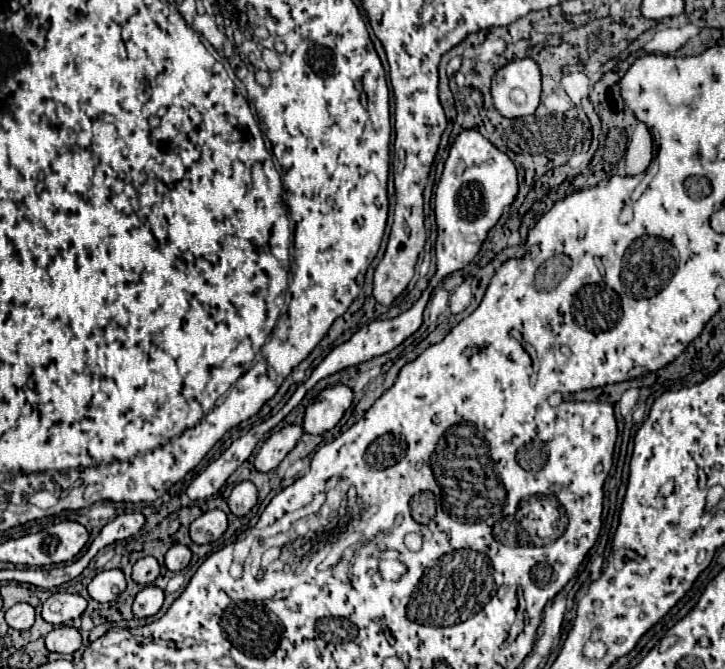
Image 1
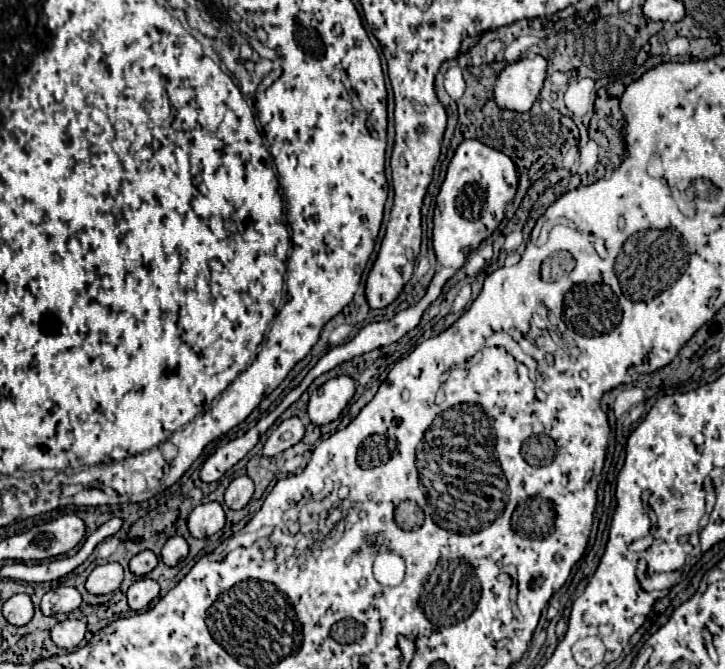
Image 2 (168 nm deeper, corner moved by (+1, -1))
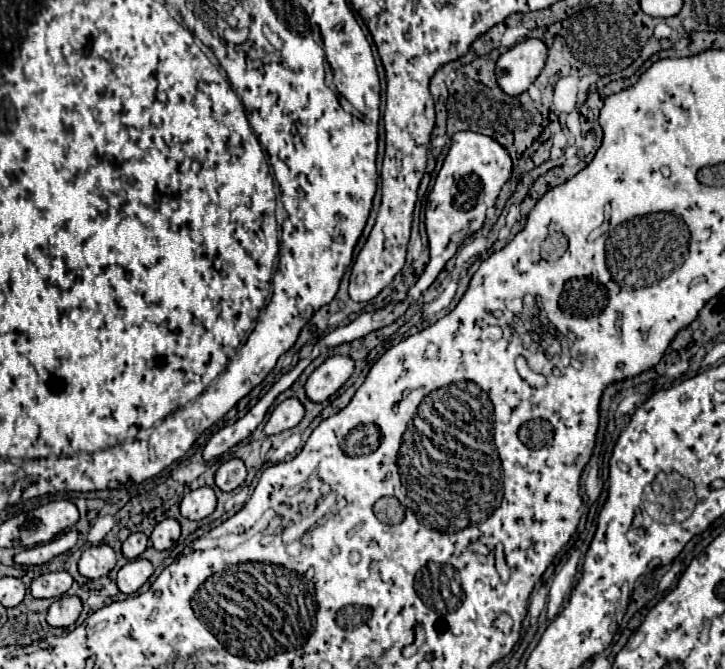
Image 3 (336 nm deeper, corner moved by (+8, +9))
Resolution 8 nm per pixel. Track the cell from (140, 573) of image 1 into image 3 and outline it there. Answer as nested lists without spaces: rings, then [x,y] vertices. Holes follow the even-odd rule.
[[[135,532],[123,542],[123,554],[125,558],[135,560],[141,552],[145,552],[145,546],[147,546],[147,536],[143,532]]]

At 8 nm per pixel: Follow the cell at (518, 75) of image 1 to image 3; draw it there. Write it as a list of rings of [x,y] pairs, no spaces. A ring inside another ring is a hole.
[[[527,38],[497,60],[497,82],[505,94],[523,94],[545,66],[547,46],[537,38]]]

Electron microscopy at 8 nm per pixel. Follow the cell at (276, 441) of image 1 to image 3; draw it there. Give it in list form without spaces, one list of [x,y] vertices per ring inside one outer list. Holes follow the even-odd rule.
[[[287,398],[281,404],[275,406],[275,410],[271,412],[267,424],[265,424],[265,434],[279,434],[283,430],[289,430],[293,426],[297,426],[301,422],[305,414],[303,404],[297,398]]]

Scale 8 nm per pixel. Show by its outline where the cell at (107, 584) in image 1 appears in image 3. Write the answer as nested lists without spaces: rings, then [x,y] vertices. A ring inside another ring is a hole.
[[[107,544],[89,546],[83,550],[79,560],[79,572],[85,578],[101,578],[107,576],[109,570],[115,568],[115,552]]]

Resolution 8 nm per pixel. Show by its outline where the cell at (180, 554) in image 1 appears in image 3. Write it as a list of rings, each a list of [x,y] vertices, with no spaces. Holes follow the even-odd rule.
[[[167,518],[163,522],[159,522],[153,532],[151,532],[151,542],[157,550],[169,550],[177,538],[181,534],[181,528],[179,528],[179,522],[175,518]]]

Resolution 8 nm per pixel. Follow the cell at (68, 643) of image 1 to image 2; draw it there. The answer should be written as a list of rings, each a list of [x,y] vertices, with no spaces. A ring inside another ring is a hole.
[[[60,620],[50,630],[50,638],[58,648],[72,650],[84,640],[84,632],[86,632],[86,624],[82,620]]]

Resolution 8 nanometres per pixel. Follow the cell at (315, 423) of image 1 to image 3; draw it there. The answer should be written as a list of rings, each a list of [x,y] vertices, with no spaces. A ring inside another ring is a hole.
[[[349,356],[327,358],[307,380],[305,392],[313,402],[325,402],[333,396],[353,374],[355,362]]]

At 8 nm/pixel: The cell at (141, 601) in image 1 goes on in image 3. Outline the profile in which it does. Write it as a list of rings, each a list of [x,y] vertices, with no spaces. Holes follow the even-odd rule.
[[[143,558],[129,560],[119,572],[117,572],[117,586],[123,594],[137,592],[153,574],[153,564]]]

